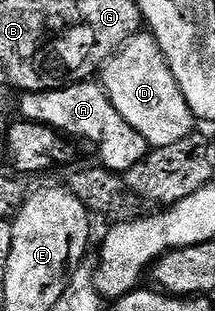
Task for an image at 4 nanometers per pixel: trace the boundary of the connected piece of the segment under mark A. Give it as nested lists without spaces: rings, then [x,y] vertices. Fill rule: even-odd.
[[[71,81],[69,83],[68,87],[59,87],[56,91],[31,91],[28,95],[21,96],[19,111],[23,115],[20,116],[28,123],[49,125],[72,140],[88,139],[99,150],[98,162],[108,171],[126,173],[129,169],[133,169],[133,165],[144,159],[149,150],[145,137],[141,137],[141,133],[137,133],[137,129],[133,129],[133,125],[129,125],[125,117],[121,117],[107,91],[98,82]]]

